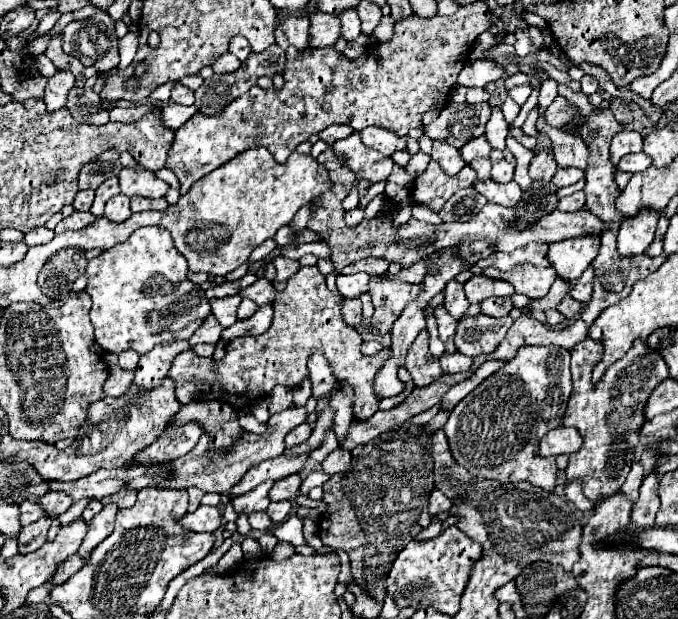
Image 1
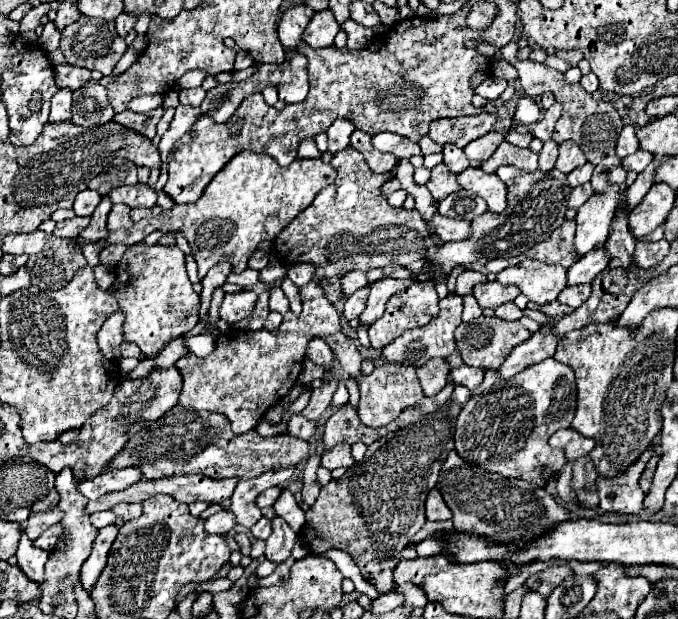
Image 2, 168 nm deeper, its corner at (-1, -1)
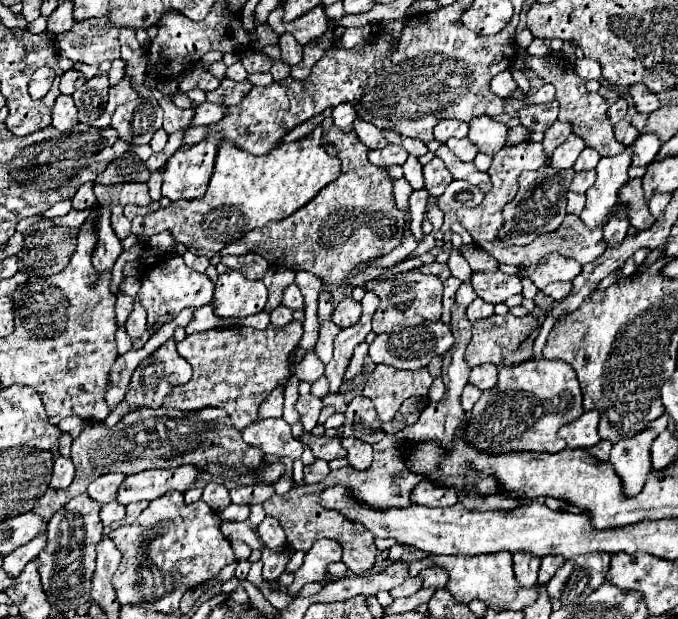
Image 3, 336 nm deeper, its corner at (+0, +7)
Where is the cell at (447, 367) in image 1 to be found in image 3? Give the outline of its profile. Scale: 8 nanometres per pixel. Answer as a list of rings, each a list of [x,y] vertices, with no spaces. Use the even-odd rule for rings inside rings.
[[[479,364],[479,366],[471,368],[469,384],[477,386],[479,390],[487,390],[487,388],[495,386],[495,382],[497,382],[497,368],[493,364]]]

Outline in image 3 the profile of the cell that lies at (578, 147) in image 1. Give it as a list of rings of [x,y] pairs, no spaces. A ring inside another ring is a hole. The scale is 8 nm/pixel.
[[[571,134],[561,146],[555,148],[549,162],[551,162],[553,168],[561,168],[561,170],[571,168],[575,164],[575,160],[579,158],[579,154],[583,152],[583,148],[585,148],[585,142],[579,136]]]

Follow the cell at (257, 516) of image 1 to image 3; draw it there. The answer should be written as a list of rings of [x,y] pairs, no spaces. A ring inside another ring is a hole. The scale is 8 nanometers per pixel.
[[[267,516],[267,518],[257,526],[257,534],[259,534],[259,538],[263,540],[263,544],[265,544],[267,548],[275,550],[275,552],[281,552],[281,550],[285,548],[285,544],[287,544],[287,538],[285,538],[285,532],[283,532],[281,524],[279,524],[275,518],[271,518],[271,516]]]

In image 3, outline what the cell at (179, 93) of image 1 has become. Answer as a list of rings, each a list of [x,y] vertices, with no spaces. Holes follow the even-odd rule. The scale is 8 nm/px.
[[[199,66],[191,68],[191,70],[185,74],[185,78],[179,82],[179,90],[181,90],[181,92],[189,92],[189,90],[193,90],[193,88],[199,88],[199,90],[203,90],[203,92],[209,92],[209,90],[215,90],[217,86],[219,86],[219,80],[217,80],[215,76],[211,76],[209,72],[201,70]]]

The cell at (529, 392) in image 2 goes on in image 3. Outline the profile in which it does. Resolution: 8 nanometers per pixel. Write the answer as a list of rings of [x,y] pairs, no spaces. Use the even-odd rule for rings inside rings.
[[[545,358],[527,360],[499,370],[499,384],[491,390],[483,390],[481,398],[475,402],[471,416],[465,422],[463,440],[475,450],[493,456],[519,450],[559,452],[565,450],[567,444],[557,438],[557,430],[581,414],[581,388],[571,364]]]

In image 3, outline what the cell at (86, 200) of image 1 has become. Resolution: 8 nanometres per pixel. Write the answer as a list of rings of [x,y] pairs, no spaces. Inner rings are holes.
[[[87,182],[87,184],[83,184],[83,186],[77,190],[77,194],[75,194],[75,198],[73,198],[73,208],[75,208],[75,210],[87,210],[87,208],[91,208],[93,204],[95,204],[93,184]]]

